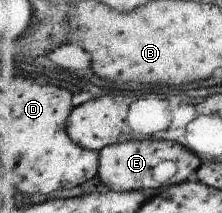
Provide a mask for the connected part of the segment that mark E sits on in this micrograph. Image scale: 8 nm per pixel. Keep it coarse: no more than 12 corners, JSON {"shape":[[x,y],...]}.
{"shape":[[172,140],[107,146],[98,175],[118,192],[187,181],[202,156]]}

